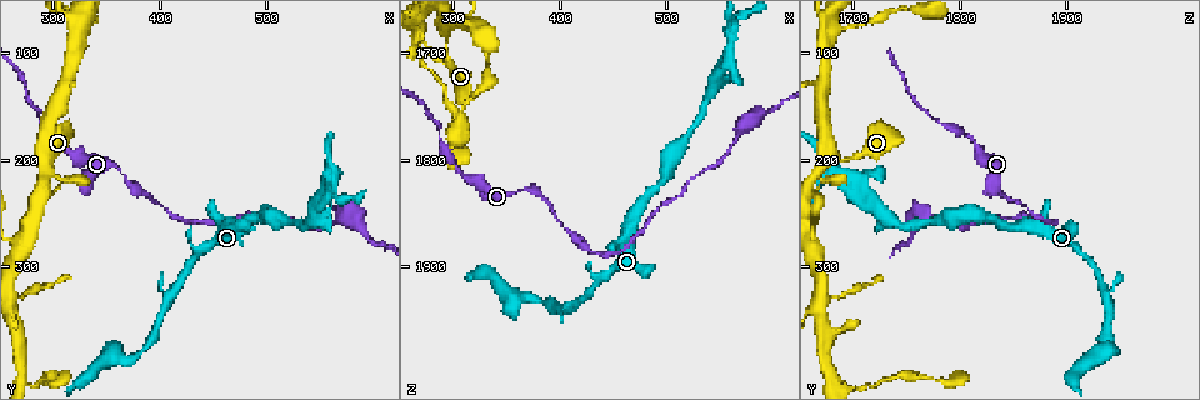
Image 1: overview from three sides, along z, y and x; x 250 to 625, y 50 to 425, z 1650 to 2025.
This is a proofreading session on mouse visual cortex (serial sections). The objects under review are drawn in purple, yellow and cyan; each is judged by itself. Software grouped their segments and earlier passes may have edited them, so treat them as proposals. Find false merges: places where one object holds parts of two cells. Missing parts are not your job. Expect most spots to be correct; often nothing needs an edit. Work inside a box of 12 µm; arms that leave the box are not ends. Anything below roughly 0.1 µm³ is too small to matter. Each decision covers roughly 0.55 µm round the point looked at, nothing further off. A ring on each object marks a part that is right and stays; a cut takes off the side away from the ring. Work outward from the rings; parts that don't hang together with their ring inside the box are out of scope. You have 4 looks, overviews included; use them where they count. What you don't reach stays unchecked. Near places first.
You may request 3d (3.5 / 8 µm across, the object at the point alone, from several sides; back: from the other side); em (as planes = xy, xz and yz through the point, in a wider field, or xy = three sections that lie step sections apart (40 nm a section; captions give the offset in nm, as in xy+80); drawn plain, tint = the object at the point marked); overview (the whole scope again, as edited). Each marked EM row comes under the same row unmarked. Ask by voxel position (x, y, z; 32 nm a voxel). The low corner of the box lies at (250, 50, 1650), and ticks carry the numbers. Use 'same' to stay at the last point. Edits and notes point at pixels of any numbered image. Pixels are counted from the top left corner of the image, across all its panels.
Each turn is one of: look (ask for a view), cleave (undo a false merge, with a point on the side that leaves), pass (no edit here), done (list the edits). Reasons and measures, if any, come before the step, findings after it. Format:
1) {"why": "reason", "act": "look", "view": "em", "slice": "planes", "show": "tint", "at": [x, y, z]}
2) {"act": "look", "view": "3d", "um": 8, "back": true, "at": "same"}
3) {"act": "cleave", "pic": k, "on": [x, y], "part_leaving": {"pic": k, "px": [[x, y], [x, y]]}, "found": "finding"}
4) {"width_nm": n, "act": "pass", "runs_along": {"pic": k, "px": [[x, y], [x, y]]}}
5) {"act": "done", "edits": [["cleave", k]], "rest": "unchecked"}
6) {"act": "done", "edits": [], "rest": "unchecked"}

{"why": "thick turns thin", "act": "look", "view": "3d", "um": 3.5, "at": [288, 164, 1784]}

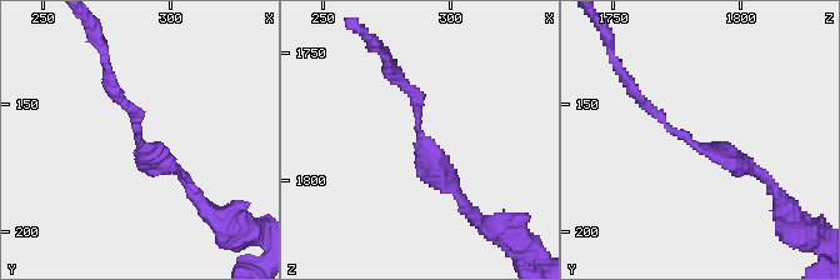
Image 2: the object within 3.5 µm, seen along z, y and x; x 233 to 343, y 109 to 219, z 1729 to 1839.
{"arm_widths_nm": [150, 150], "why": "shape alone is not enough", "act": "look", "view": "em", "slice": "xy", "step": 3, "show": "tint", "at": [290, 166, 1784]}

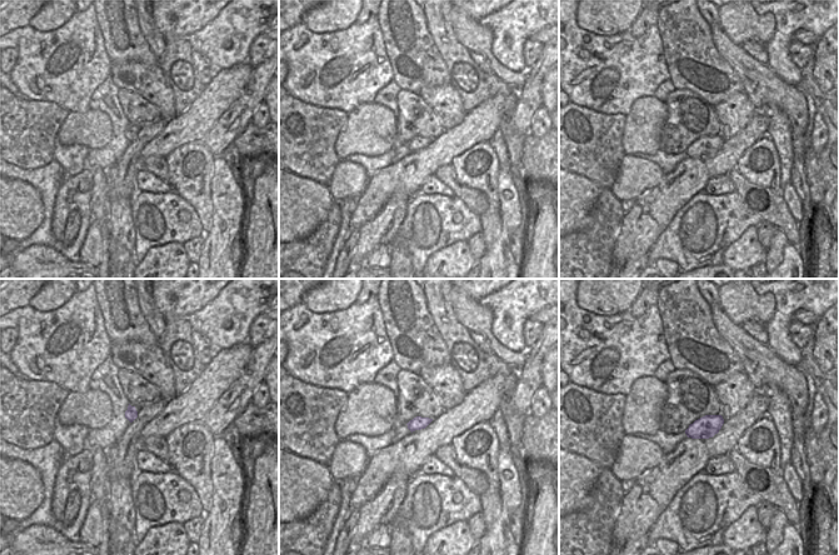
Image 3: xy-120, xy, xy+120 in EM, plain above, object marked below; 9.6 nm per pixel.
{"act": "pass", "runs_along": {"pic": 2, "px": [[761, 173], [681, 138], [640, 99]]}, "found": "one cell here"}

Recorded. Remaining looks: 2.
{"why": "three-way junction", "act": "look", "view": "3d", "um": 3.5, "at": [560, 210, 1682]}

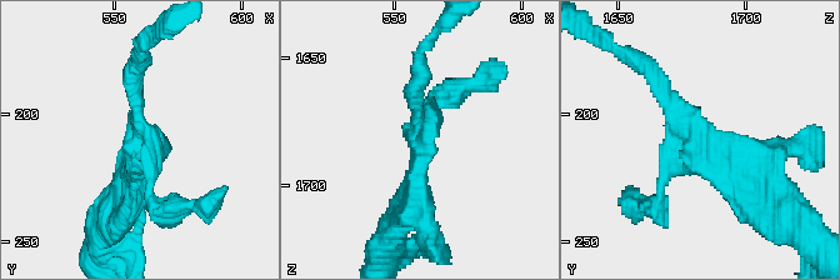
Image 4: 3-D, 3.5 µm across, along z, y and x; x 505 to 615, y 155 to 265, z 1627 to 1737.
{"arms": 3, "arm_widths_nm": [150, 200, 300], "why": "need the tissue", "act": "look", "view": "em", "slice": "xy", "step": 3, "show": "tint", "at": [561, 209, 1680]}

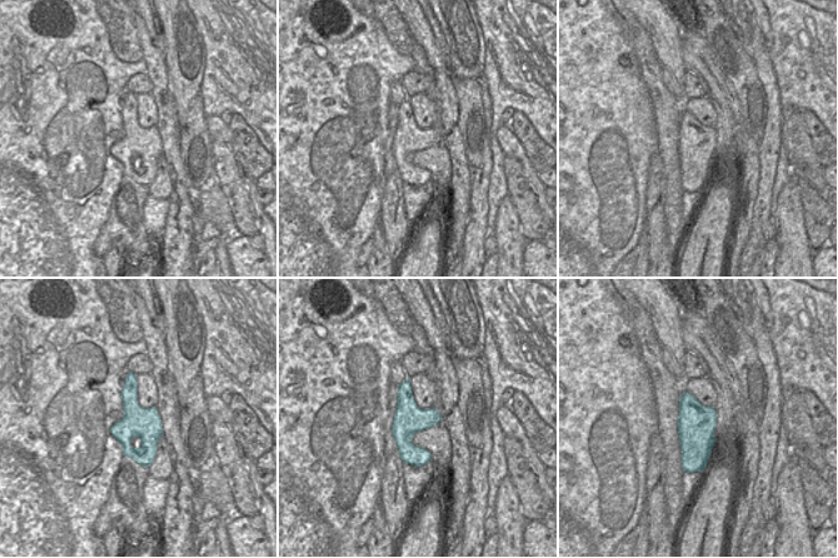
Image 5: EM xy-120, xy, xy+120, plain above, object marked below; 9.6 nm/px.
{"act": "pass", "runs_along": {"pic": 4, "px": [[411, 206], [438, 101]]}, "found": "one cell here"}

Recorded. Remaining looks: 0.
{"act": "done", "edits": [], "rest": "unchecked"}

